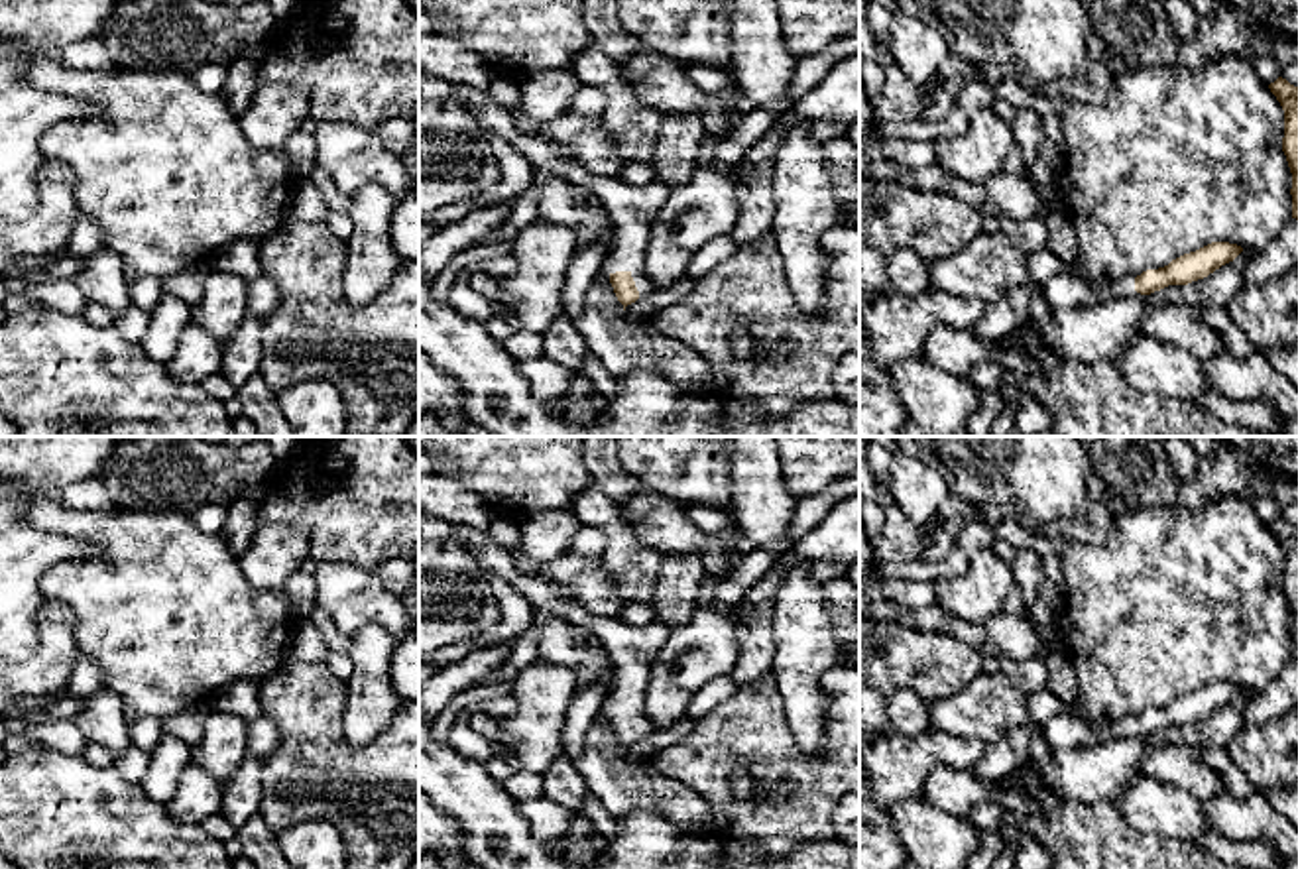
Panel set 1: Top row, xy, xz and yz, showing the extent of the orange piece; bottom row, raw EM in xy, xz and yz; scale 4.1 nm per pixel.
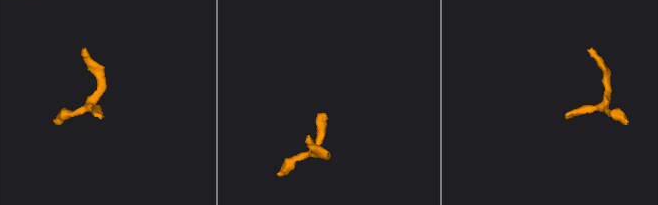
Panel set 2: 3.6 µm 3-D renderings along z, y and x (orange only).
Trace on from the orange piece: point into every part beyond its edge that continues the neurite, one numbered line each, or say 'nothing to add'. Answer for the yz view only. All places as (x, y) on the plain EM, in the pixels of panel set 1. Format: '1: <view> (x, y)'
1: yz (1062, 732)

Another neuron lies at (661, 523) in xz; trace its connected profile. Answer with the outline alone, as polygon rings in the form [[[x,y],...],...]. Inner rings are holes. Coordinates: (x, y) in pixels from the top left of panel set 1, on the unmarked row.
[[[643,486],[623,505],[621,517],[633,527],[643,549],[665,554],[698,554],[704,576],[730,578],[741,552],[716,535],[700,531],[678,501]]]

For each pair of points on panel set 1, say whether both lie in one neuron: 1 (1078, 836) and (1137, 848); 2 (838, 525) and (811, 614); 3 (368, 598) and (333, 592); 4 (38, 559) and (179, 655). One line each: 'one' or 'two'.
1: one
2: two
3: one
4: two

